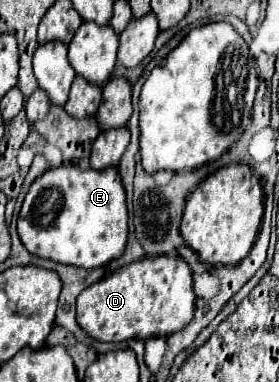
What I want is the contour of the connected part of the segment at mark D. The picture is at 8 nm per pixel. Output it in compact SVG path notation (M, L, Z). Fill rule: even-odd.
M144 257L86 287L78 295L76 319L78 325L98 341L144 341L150 337L168 337L184 329L192 321L194 303L192 271L182 257Z

